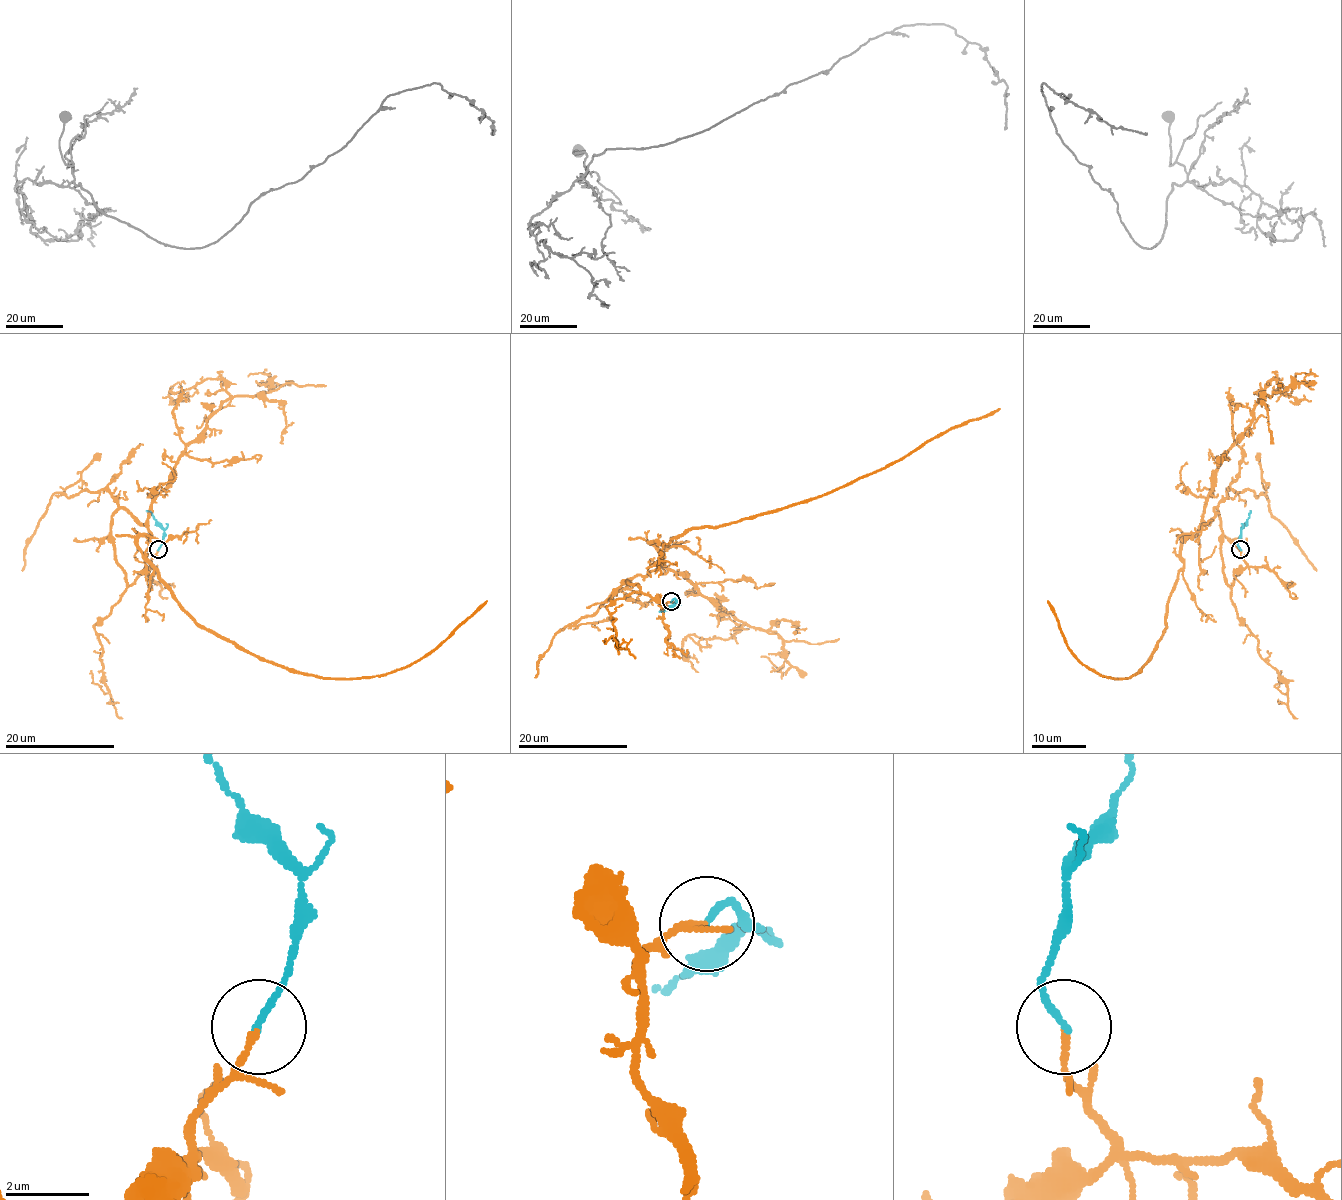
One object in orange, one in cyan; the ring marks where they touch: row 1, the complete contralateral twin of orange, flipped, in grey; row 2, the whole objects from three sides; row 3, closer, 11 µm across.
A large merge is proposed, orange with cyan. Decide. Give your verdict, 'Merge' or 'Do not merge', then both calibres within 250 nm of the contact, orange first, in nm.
Merge. Thickness 130 nm (orange) against 160 nm

